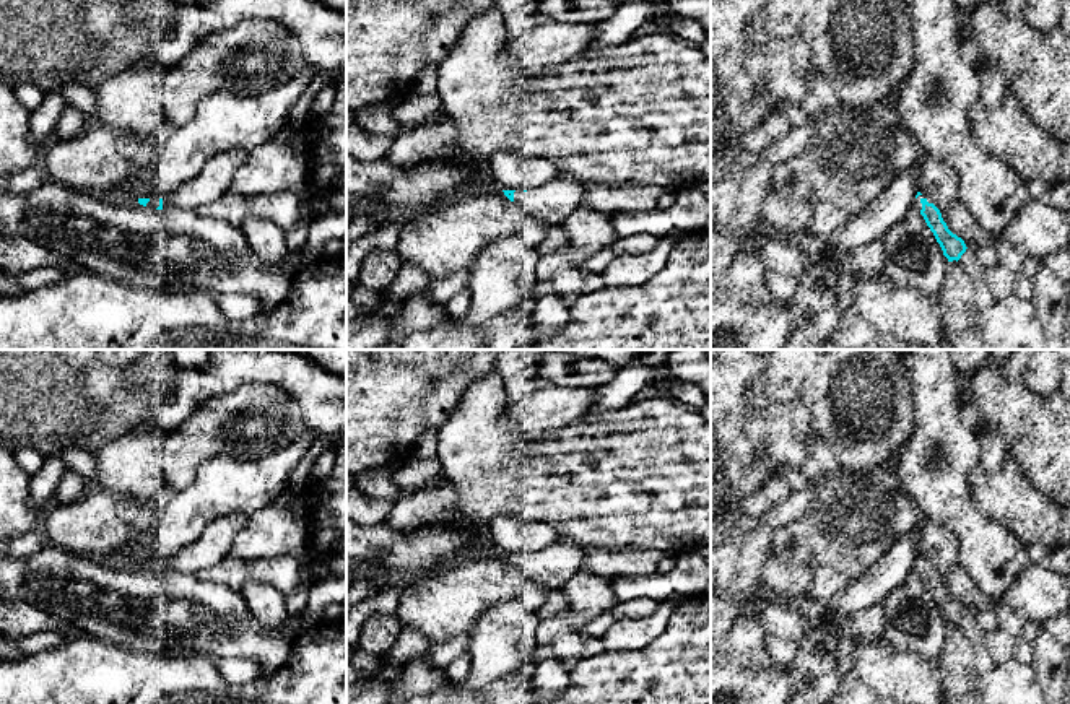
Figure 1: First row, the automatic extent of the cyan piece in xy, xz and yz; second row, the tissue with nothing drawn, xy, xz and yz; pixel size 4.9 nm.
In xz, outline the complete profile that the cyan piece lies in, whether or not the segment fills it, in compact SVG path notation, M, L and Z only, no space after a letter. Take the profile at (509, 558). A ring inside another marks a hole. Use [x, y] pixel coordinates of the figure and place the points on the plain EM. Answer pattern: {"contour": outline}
{"contour": "M566 538L533 554L502 556L511 566L551 590L559 590L572 574L581 571L584 559L581 546Z"}

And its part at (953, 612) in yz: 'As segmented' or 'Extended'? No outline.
Extended

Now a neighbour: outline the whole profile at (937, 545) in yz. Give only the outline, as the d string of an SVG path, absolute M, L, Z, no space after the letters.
M924 519L916 538L919 556L940 574L953 598L971 611L995 606L997 600L985 595L963 569L958 541L950 528L933 519Z

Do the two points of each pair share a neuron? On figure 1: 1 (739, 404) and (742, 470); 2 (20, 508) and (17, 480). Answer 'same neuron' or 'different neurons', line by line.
1: same neuron
2: same neuron

